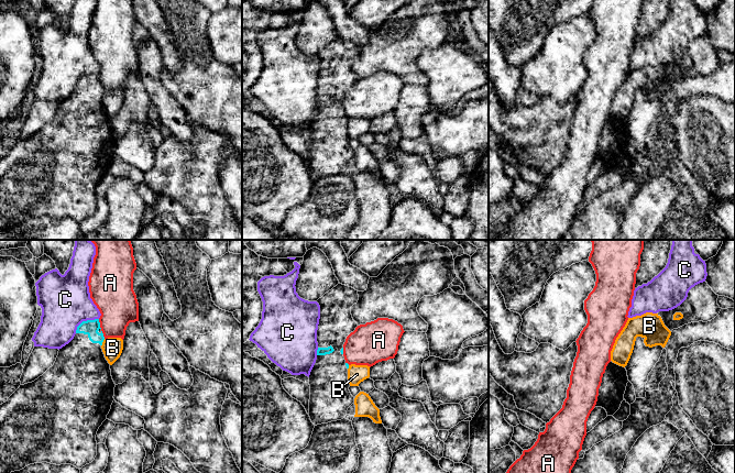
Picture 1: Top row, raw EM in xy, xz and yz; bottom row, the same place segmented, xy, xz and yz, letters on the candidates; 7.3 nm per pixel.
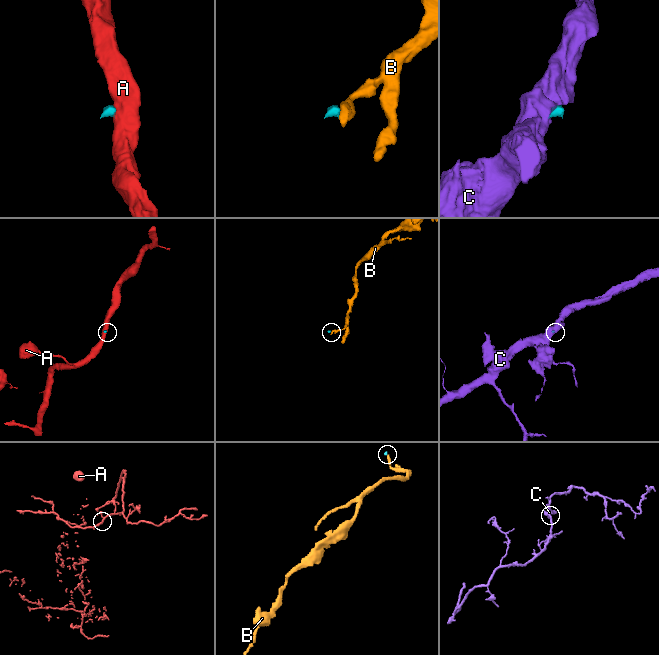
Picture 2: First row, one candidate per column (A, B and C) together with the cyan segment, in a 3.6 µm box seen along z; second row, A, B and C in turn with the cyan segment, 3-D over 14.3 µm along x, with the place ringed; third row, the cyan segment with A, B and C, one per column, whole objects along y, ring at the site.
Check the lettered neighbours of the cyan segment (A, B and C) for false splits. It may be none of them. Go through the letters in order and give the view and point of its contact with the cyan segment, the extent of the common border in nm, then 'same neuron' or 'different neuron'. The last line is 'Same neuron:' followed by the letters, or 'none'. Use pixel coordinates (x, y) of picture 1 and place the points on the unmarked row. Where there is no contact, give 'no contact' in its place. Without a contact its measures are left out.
A: xy (99, 77) | 80 nm | different neuron
B: xy (102, 95) | 60 nm | different neuron
C: xy (85, 75) | 200 nm | different neuron
Same neuron: none

